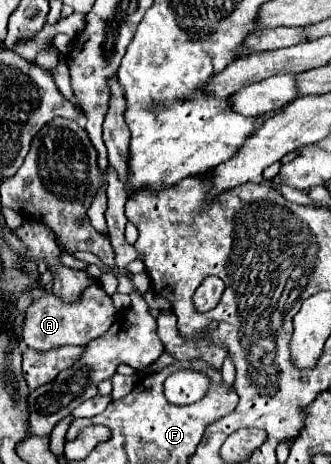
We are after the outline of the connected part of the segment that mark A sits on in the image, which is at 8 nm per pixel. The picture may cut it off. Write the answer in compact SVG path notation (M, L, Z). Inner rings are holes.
M99 285L87 287L81 301L77 301L73 305L65 305L59 297L43 293L27 309L23 341L27 343L27 347L41 351L41 353L63 347L63 345L87 345L89 341L101 337L113 325L115 317L117 317L117 309L115 309L111 297Z

